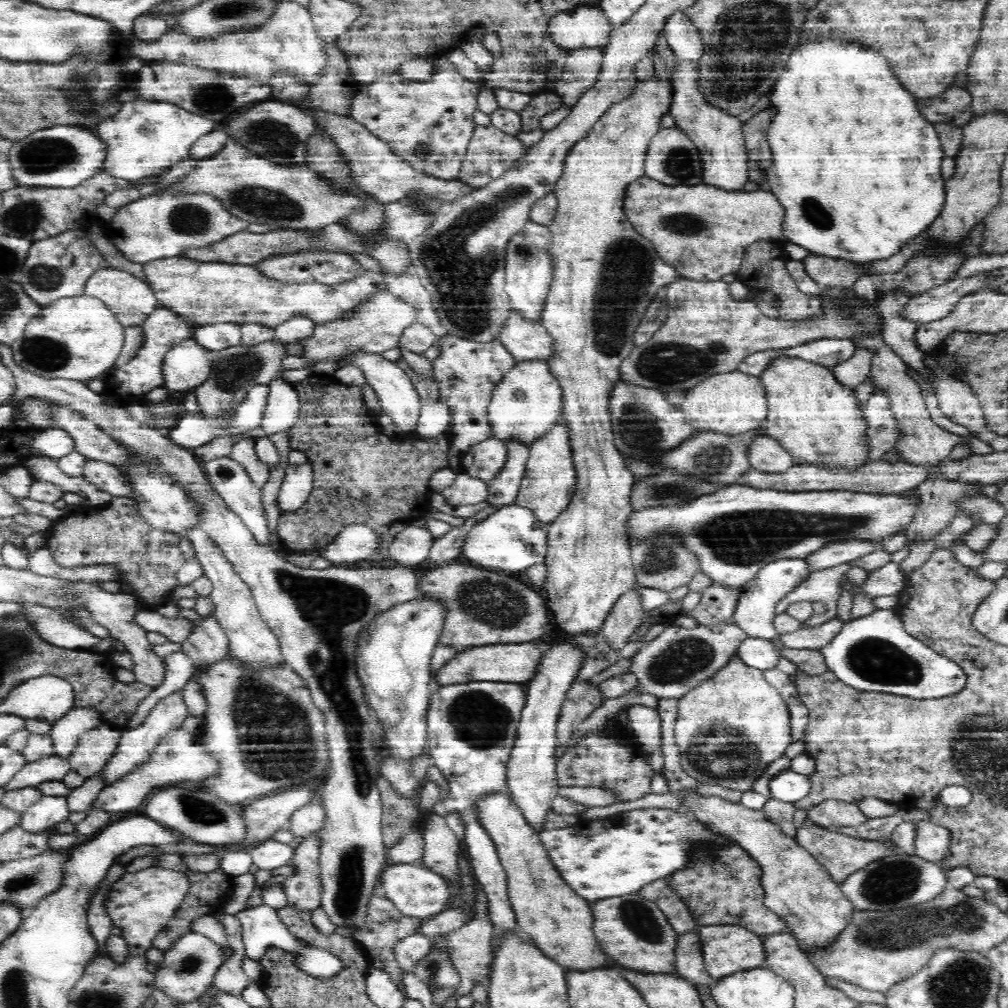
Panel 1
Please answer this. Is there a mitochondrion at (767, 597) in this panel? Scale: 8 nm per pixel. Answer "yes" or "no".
no

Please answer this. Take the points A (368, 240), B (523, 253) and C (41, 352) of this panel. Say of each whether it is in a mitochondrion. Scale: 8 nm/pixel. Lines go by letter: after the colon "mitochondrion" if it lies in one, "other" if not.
A: other
B: mitochondrion
C: mitochondrion

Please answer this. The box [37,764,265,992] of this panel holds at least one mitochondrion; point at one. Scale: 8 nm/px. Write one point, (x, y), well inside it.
(202, 811)

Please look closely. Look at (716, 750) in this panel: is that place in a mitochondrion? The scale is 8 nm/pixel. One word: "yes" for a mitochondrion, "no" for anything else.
yes

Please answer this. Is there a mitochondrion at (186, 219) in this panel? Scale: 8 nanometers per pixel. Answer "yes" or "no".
yes

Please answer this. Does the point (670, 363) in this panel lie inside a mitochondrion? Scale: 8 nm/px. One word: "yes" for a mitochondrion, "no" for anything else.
yes

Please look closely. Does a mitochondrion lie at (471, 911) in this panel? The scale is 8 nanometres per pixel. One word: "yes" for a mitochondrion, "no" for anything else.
no

